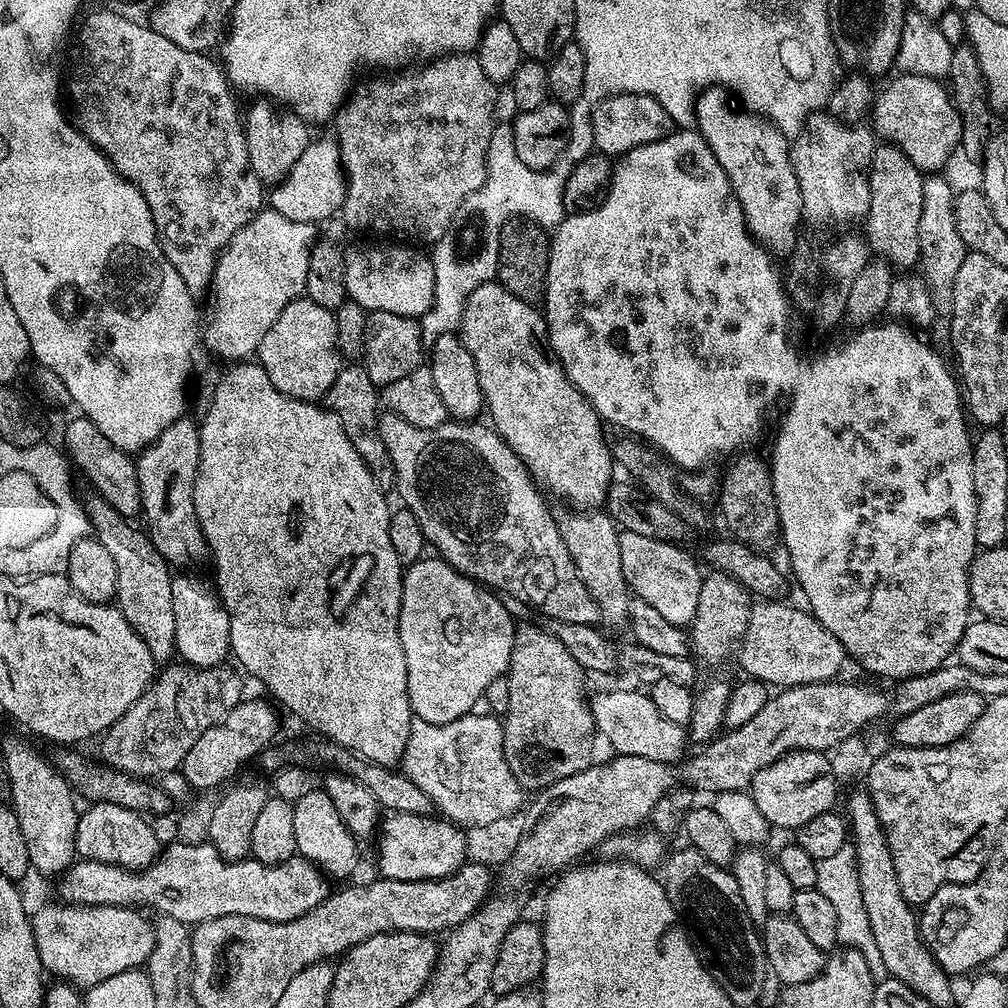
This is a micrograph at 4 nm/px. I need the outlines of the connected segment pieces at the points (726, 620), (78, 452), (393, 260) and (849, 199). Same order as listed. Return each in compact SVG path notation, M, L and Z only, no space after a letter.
M709 571L700 581L698 610L690 625L691 655L701 665L702 663L720 664L731 656L733 659L741 639L746 634L746 626L751 613L748 589L726 572Z
M83 418L72 420L65 426L64 444L67 459L74 465L75 471L77 468L92 483L91 491L95 495L106 498L106 502L110 502L118 514L129 518L141 515L138 470L135 459L129 453L114 446L114 442L110 442L110 438L106 438L106 434L94 426L94 422Z
M380 242L384 244L352 244L349 248L343 249L344 254L344 273L346 274L346 290L348 291L347 299L353 300L358 306L362 306L368 312L389 312L390 314L402 314L403 316L411 316L419 318L426 314L426 310L432 308L434 302L434 266L431 259L427 255L423 256L423 251L417 250L415 247L409 246L404 242Z
M821 110L804 121L802 130L791 141L792 165L798 178L802 216L812 226L832 230L837 226L856 226L859 220L861 223L867 217L870 210L868 167L872 165L874 136L865 128L843 124Z

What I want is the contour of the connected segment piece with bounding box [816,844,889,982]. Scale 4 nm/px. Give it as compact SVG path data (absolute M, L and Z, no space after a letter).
M850 844L844 845L842 850L838 850L833 857L817 861L817 866L816 888L820 893L825 894L834 910L837 911L840 944L857 949L862 954L870 969L873 981L879 982L887 979L889 977L888 971L885 968L885 963L882 962L882 954L879 953L878 946L875 943L870 920L866 915L865 903L862 902L861 886L858 882L856 851Z

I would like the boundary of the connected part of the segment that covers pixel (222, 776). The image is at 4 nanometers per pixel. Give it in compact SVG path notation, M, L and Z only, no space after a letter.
M241 699L240 703L234 705L217 724L210 726L210 730L200 735L194 746L190 746L190 754L186 754L178 769L189 789L191 787L219 789L227 785L233 779L231 776L247 760L254 759L275 738L277 709L267 699L265 700Z

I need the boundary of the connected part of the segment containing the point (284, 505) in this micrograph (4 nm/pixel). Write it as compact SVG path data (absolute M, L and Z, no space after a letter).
M236 362L231 365L232 368L228 373L221 375L217 382L217 386L211 392L210 399L207 401L208 409L204 412L204 421L199 421L200 429L200 461L198 462L198 474L194 482L194 510L196 517L200 523L200 528L204 532L204 537L210 549L211 563L216 563L216 584L215 591L218 593L222 607L228 611L230 618L230 642L228 647L231 655L236 656L236 660L253 676L256 680L261 680L266 687L272 691L271 699L277 705L285 704L302 723L308 728L313 728L317 737L325 740L333 740L335 744L346 746L351 752L356 752L359 756L365 756L367 760L372 760L376 764L381 764L387 768L399 765L404 758L406 750L406 742L410 738L410 726L413 722L412 707L408 701L408 687L406 686L406 654L402 650L402 638L398 630L398 622L400 621L400 607L402 606L402 590L404 589L404 572L398 554L394 554L394 545L390 543L390 518L392 512L388 508L388 500L385 489L381 488L376 480L370 474L370 470L366 466L366 462L362 462L362 458L358 458L358 450L354 450L354 446L350 446L350 438L346 438L346 430L342 430L342 422L338 422L338 418L334 413L328 411L327 407L321 406L316 402L307 400L295 400L286 394L282 394L274 386L274 382L270 382L266 370L258 362Z

